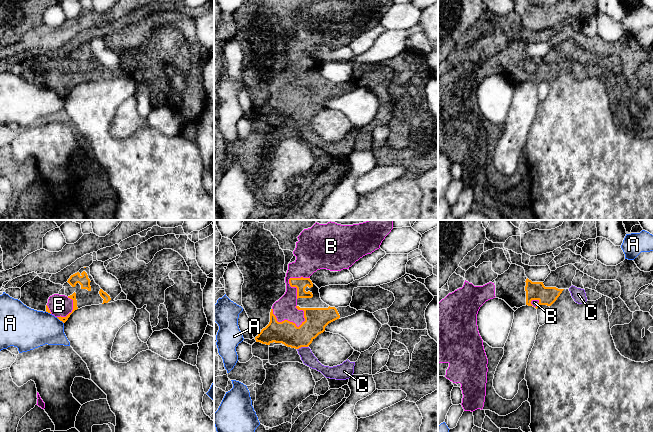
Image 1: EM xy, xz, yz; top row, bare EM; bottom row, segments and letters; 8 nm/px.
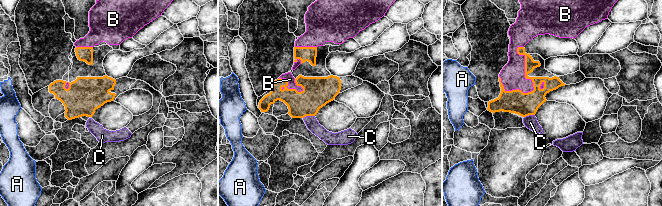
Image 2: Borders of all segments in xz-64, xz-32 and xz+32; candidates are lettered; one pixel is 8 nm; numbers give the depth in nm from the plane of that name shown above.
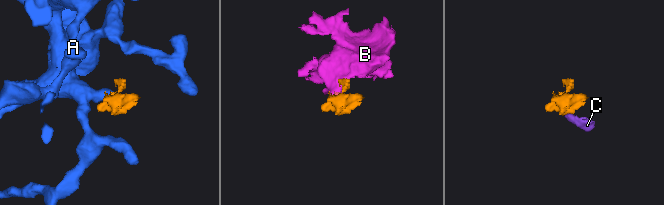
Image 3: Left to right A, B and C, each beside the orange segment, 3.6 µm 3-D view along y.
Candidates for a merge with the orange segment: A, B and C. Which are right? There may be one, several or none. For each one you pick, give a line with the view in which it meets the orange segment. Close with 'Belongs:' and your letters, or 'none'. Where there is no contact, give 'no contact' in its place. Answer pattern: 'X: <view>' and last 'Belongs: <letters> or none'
B: xz
C: xz
Belongs: B, C

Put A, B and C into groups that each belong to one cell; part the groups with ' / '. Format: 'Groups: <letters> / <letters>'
Groups: A / B C

